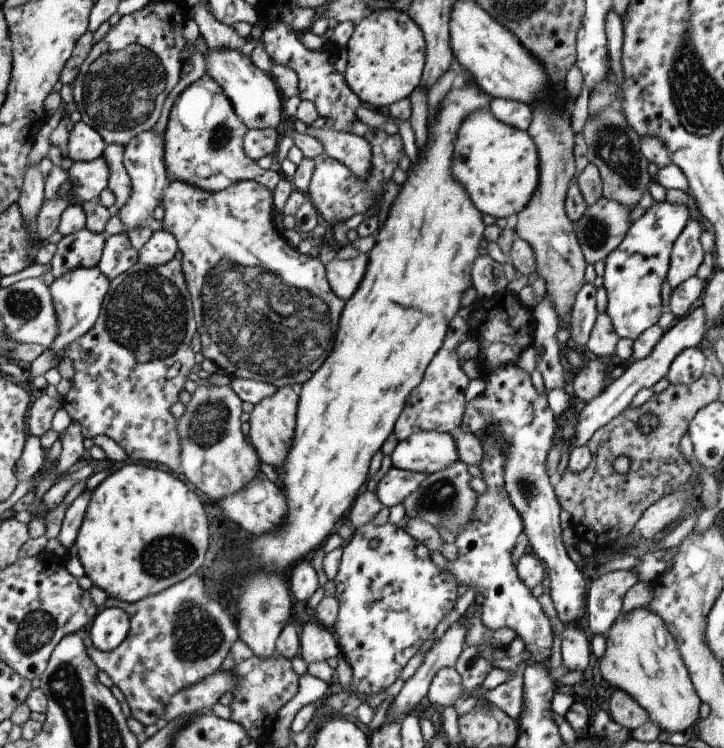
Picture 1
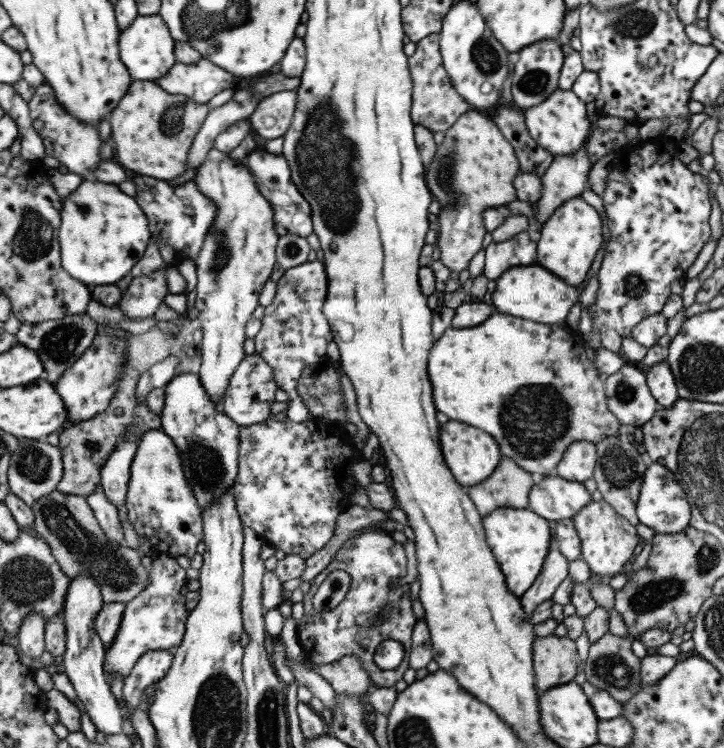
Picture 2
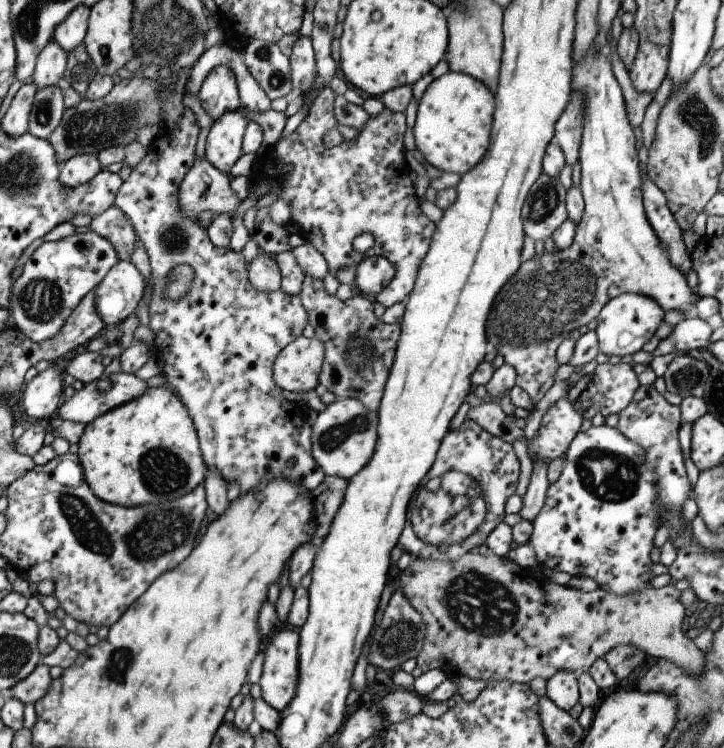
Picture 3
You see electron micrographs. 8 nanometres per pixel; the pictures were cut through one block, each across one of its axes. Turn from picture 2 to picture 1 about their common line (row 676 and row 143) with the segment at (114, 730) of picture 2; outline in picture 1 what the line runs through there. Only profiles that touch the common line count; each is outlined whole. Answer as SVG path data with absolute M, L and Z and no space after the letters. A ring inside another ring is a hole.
M84 122L73 124L68 132L68 158L71 162L87 162L101 157L105 145L101 136Z

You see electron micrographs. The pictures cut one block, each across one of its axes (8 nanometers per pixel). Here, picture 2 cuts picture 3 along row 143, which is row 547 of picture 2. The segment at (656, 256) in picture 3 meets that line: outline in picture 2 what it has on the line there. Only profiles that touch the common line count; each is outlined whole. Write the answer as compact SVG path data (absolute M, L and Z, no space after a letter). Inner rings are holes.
M603 499L589 501L571 518L580 540L580 555L590 572L599 576L613 576L620 572L627 561L633 559L638 550L639 537L636 528L617 514Z

